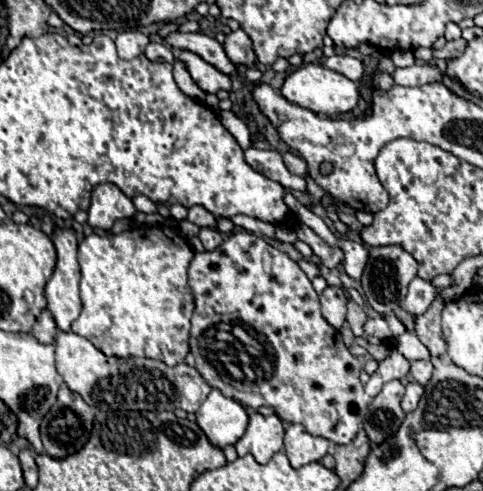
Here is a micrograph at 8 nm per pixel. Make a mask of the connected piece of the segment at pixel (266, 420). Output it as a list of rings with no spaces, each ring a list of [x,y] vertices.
[[[252,414],[246,434],[236,442],[238,456],[252,454],[258,464],[266,464],[276,452],[282,450],[284,426],[276,414]]]

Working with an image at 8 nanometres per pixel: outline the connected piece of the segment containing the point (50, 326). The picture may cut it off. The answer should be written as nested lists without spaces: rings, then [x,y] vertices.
[[[42,310],[32,328],[32,336],[42,344],[52,344],[56,340],[56,334],[58,334],[58,328],[56,328],[56,322],[52,320],[52,314],[48,310]]]

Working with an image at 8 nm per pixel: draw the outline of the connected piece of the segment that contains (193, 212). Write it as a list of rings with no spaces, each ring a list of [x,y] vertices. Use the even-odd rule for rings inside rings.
[[[192,206],[188,208],[188,216],[186,216],[188,222],[194,222],[196,226],[204,228],[204,226],[210,226],[210,228],[216,228],[216,218],[206,210],[206,208],[200,208],[200,206]]]

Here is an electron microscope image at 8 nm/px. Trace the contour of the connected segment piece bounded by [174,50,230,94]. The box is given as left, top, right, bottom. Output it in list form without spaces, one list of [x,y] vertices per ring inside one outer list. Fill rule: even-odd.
[[[180,50],[174,54],[176,54],[176,60],[180,60],[188,68],[192,80],[198,84],[200,90],[210,94],[216,94],[218,90],[230,90],[230,76],[222,74],[220,70],[204,62],[198,54],[188,50]]]

